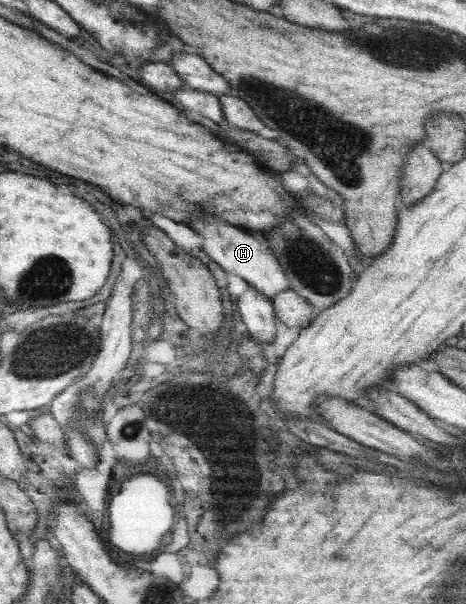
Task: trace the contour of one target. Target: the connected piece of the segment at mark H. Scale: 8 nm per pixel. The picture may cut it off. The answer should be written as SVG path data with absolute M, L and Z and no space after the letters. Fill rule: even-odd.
M197 215L193 217L188 226L196 232L201 239L201 250L213 260L217 266L220 266L225 273L229 273L242 278L249 287L271 300L278 292L288 288L288 282L284 270L277 262L277 258L268 247L263 236L259 234L235 228L214 216Z

